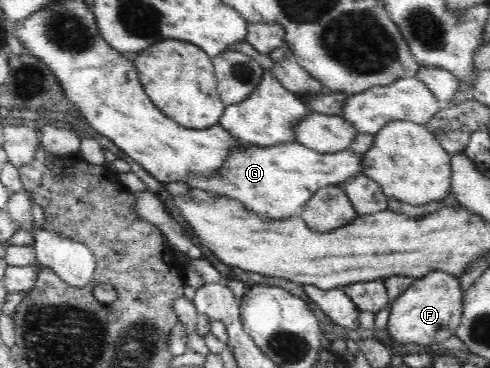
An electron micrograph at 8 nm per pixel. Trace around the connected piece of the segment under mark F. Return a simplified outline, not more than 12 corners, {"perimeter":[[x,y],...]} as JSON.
{"perimeter":[[429,272],[390,300],[401,346],[448,342],[464,310],[458,277]]}

